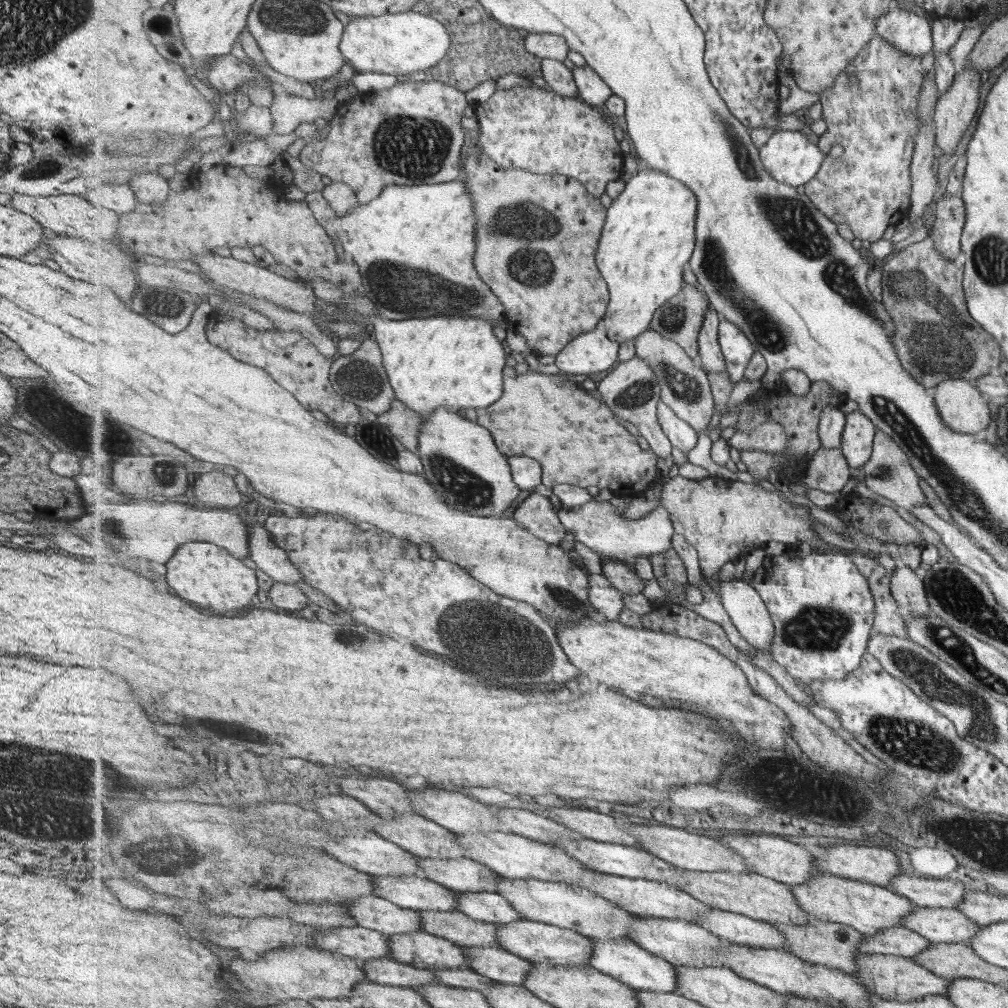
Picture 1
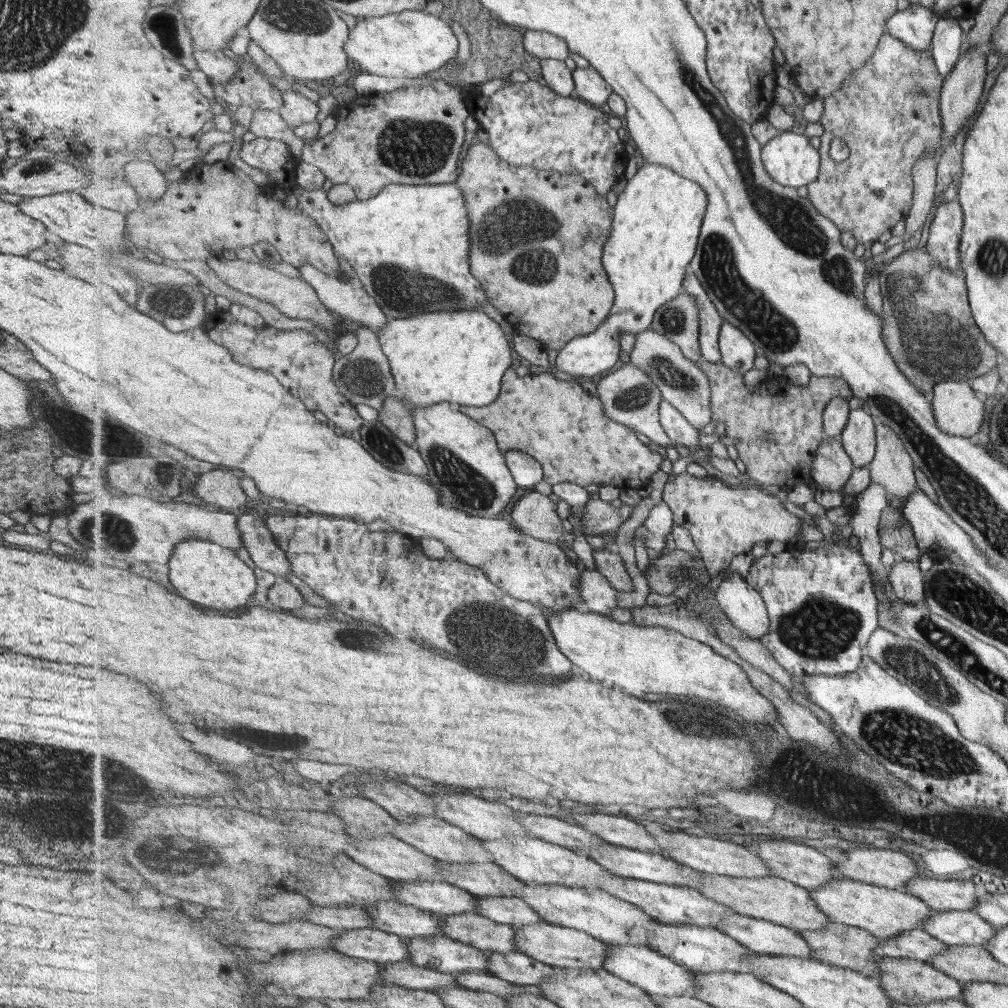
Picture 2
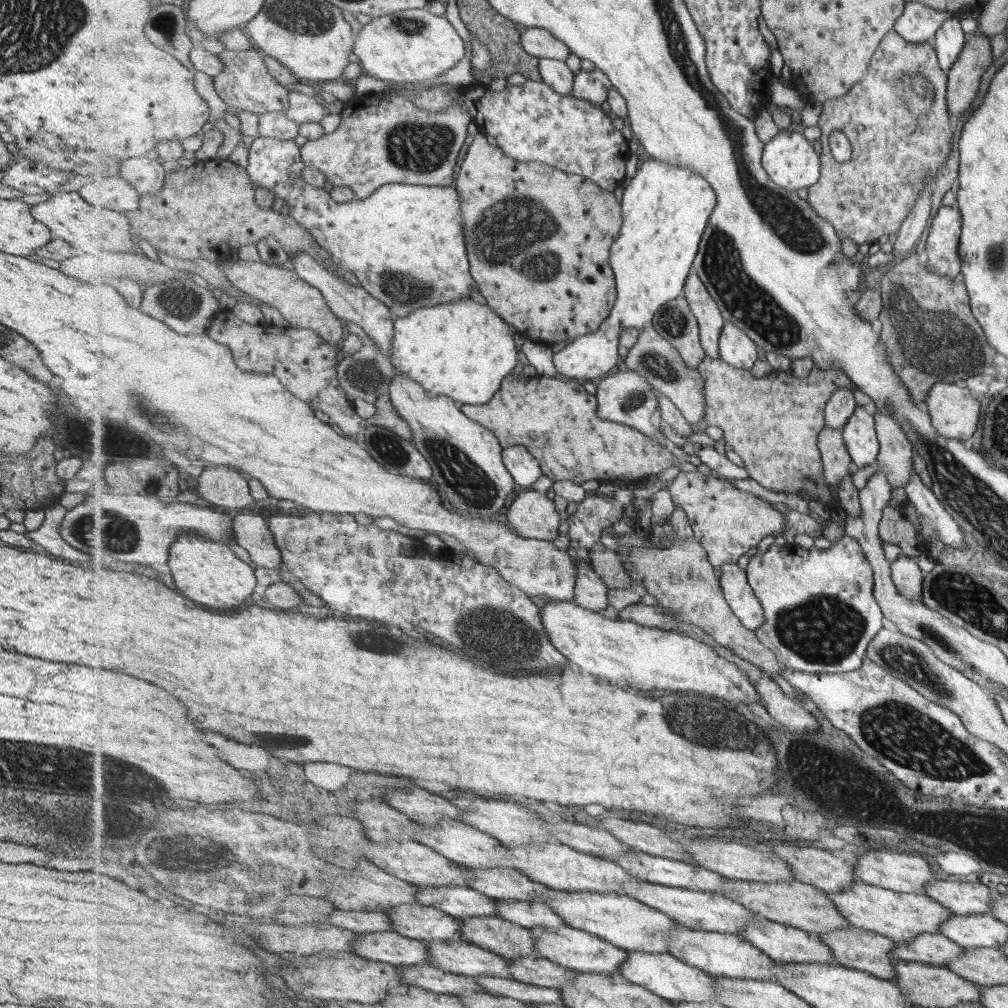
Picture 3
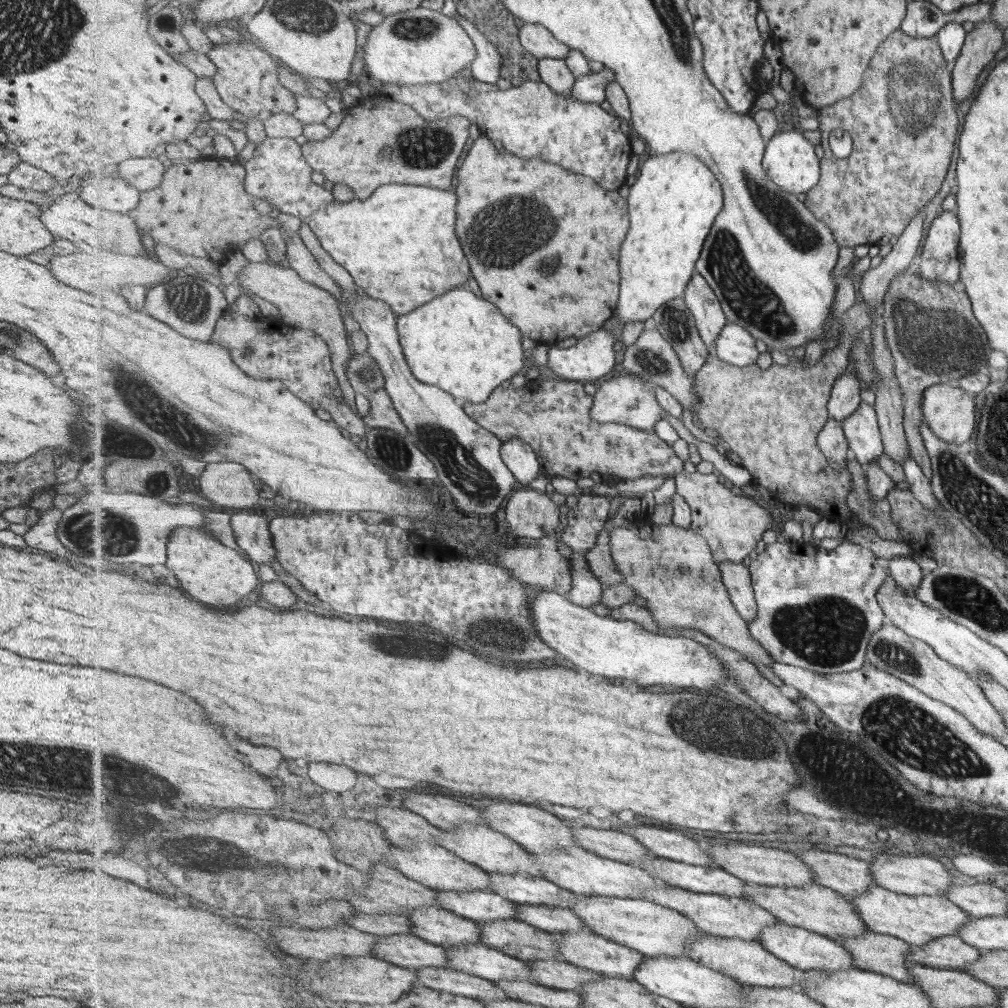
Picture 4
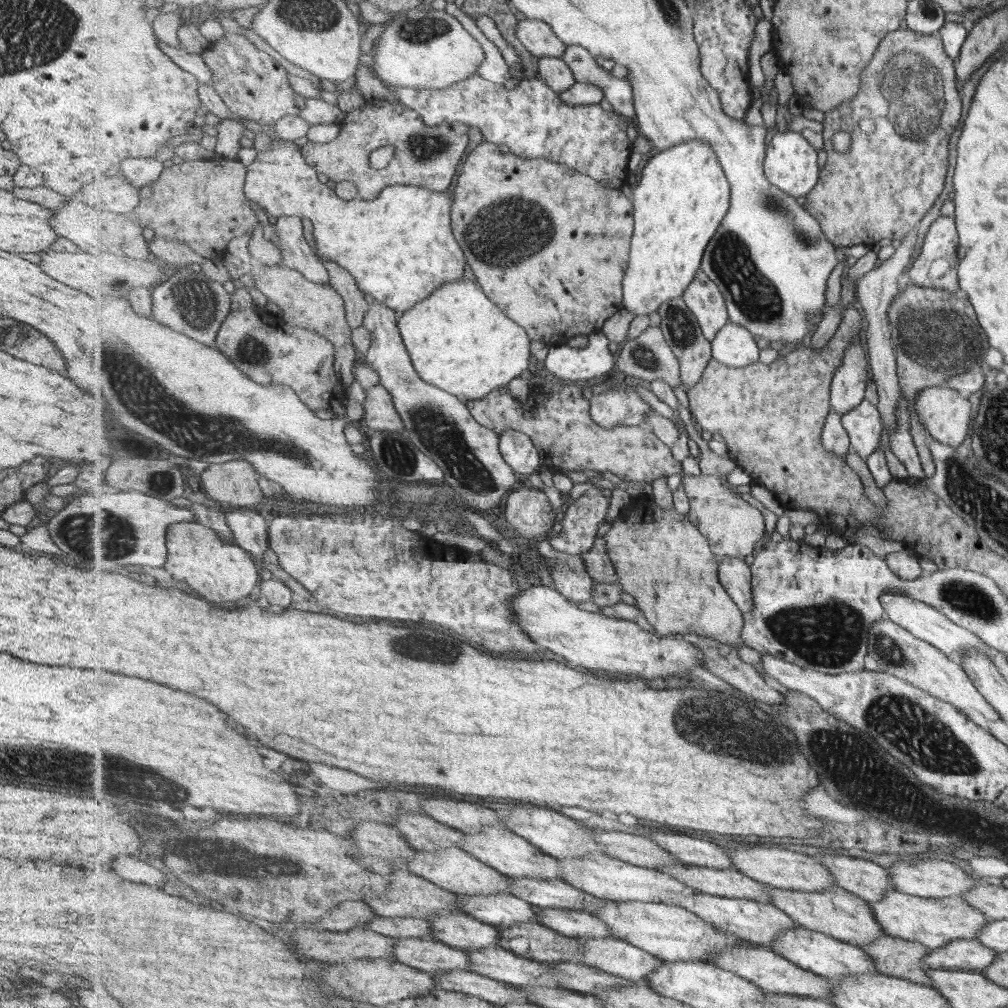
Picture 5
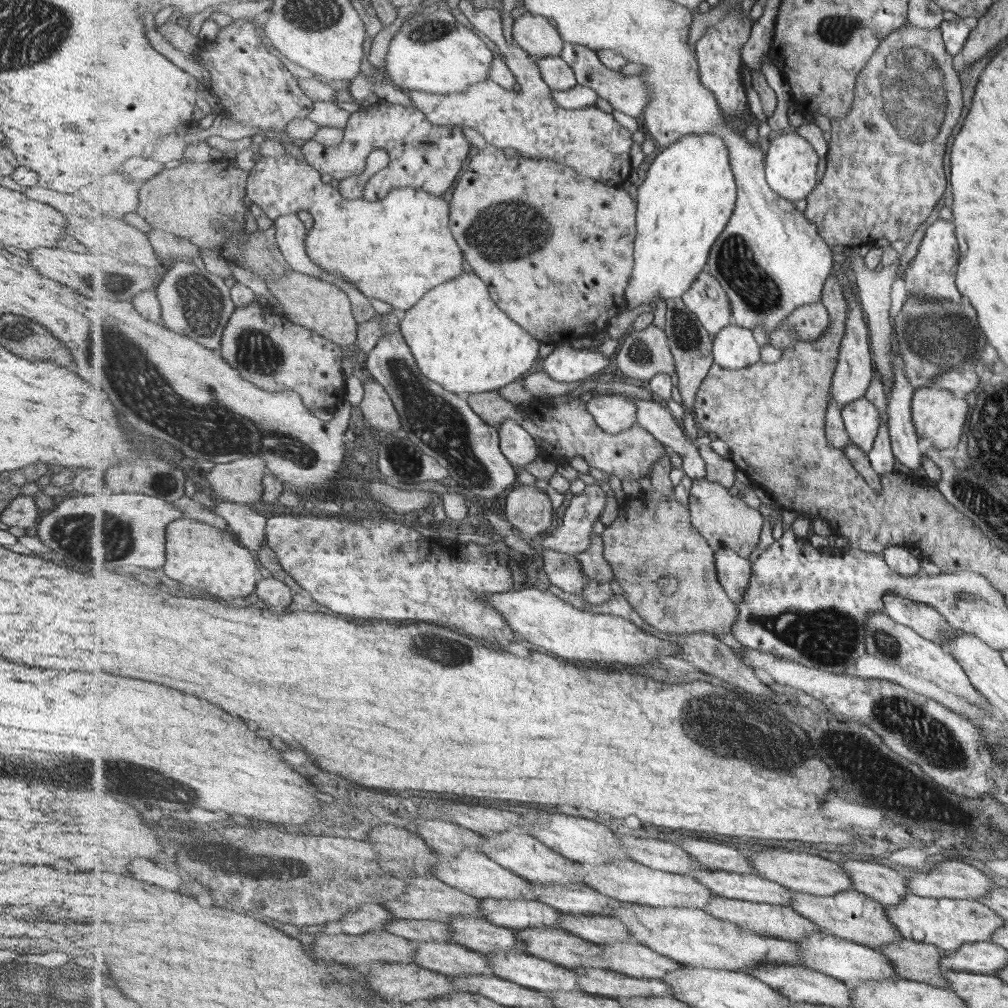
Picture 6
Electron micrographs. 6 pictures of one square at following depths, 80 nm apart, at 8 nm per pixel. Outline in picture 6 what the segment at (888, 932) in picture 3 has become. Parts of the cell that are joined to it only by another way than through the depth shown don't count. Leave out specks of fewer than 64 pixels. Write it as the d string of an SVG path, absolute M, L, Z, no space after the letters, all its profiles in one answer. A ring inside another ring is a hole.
M908 894L901 904L885 905L889 918L900 928L905 939L934 944L945 952L953 952L966 942L989 941L992 934L1004 926L1004 921L993 909L979 901L925 898Z

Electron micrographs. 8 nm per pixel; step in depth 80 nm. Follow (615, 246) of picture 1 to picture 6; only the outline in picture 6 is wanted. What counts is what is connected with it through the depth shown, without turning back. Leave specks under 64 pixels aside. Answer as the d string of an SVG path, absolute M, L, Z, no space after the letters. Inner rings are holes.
M685 136L655 157L648 168L646 179L637 189L636 266L626 292L629 309L639 304L650 304L653 307L657 298L666 301L682 297L692 287L697 277L707 268L714 244L724 234L733 217L737 197L736 174L729 148L721 136ZM565 344L555 348L543 361L543 369L557 382L579 384L603 374L609 358L586 348L575 349Z

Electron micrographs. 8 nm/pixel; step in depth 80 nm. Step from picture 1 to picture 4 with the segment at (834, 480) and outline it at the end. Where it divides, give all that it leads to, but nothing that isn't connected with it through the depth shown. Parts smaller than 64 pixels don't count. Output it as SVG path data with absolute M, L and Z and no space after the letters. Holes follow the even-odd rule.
M830 417L818 436L818 443L835 470L848 466L848 456L851 450L841 421Z

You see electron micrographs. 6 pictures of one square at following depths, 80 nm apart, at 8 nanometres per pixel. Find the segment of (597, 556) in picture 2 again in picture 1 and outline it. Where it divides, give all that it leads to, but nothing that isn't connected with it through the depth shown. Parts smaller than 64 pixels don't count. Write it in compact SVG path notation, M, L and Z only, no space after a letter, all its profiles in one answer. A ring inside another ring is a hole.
M601 557L602 573L611 582L614 588L627 594L639 594L645 588L643 578L637 576L630 566L619 562L613 557Z

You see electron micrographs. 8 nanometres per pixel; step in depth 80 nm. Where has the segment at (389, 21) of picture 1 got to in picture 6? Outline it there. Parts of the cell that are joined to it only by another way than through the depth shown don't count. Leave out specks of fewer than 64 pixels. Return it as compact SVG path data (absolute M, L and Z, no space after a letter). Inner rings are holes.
M437 9L402 23L390 41L384 71L403 91L463 93L471 85L489 80L494 60L494 52L456 12Z

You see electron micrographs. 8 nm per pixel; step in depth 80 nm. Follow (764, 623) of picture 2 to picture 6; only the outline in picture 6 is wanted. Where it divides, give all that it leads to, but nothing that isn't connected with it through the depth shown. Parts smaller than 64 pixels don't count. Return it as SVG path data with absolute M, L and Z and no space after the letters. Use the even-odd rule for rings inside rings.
M730 548L716 552L717 571L720 584L733 602L739 604L747 596L747 588L751 584L753 564L747 557L739 556Z

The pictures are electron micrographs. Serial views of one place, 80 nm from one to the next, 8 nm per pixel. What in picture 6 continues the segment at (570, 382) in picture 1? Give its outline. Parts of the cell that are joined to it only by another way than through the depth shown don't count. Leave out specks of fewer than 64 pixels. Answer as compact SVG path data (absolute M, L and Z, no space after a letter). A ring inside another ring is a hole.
M497 390L481 394L467 394L469 407L484 418L489 426L500 428L505 420L516 420L534 437L538 437L539 445L549 449L549 460L569 464L571 458L581 456L589 466L616 475L620 479L629 478L638 481L641 476L650 479L652 466L671 450L665 446L652 432L645 427L633 426L630 430L611 434L601 428L596 418L586 408L585 398L578 398L567 403L552 403L545 398L532 398L527 406L513 404L513 400L505 400L505 396L497 394Z

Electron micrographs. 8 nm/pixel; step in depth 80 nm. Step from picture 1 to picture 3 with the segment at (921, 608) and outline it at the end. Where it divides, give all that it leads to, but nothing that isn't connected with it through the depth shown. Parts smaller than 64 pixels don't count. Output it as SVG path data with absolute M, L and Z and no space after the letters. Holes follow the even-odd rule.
M899 556L892 562L892 578L901 596L911 600L922 598L925 577L914 558Z

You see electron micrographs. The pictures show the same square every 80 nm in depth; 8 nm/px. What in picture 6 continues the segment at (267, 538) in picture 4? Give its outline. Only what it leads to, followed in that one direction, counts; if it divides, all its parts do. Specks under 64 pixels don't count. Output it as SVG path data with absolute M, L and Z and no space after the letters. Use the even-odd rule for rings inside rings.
M218 499L216 513L225 519L229 530L237 535L245 548L257 551L263 546L268 518L262 512L257 512L246 504Z

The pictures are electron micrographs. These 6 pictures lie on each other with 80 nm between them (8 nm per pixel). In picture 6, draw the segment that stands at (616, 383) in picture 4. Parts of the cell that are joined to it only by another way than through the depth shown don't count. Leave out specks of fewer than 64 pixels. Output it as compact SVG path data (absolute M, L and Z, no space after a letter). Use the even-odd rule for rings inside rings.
M595 395L585 397L586 408L605 432L620 434L638 422L638 405L627 395Z

